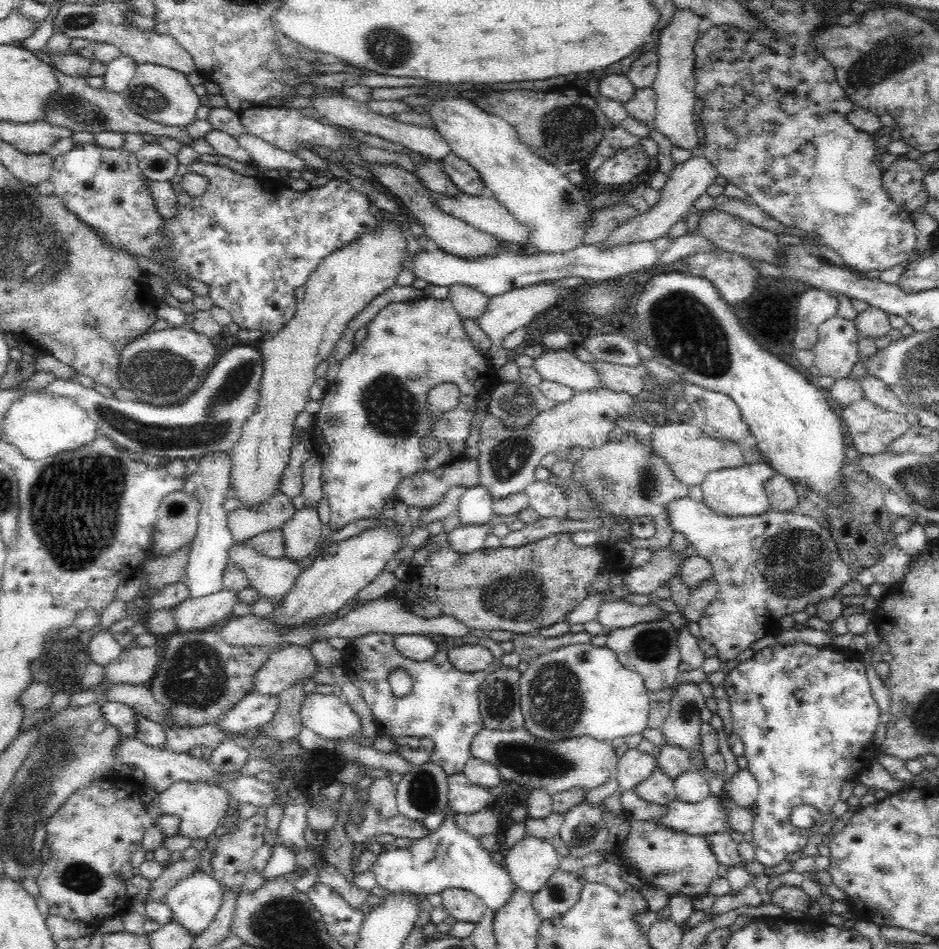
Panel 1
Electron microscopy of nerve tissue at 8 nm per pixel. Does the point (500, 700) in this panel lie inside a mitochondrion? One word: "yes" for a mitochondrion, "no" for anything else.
yes

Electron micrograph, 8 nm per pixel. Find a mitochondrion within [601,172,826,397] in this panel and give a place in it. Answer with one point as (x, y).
(684, 330)

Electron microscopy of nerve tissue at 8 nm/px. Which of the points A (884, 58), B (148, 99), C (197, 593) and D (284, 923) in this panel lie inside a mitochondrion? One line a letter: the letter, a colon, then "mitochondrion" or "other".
A: mitochondrion
B: mitochondrion
C: other
D: mitochondrion

